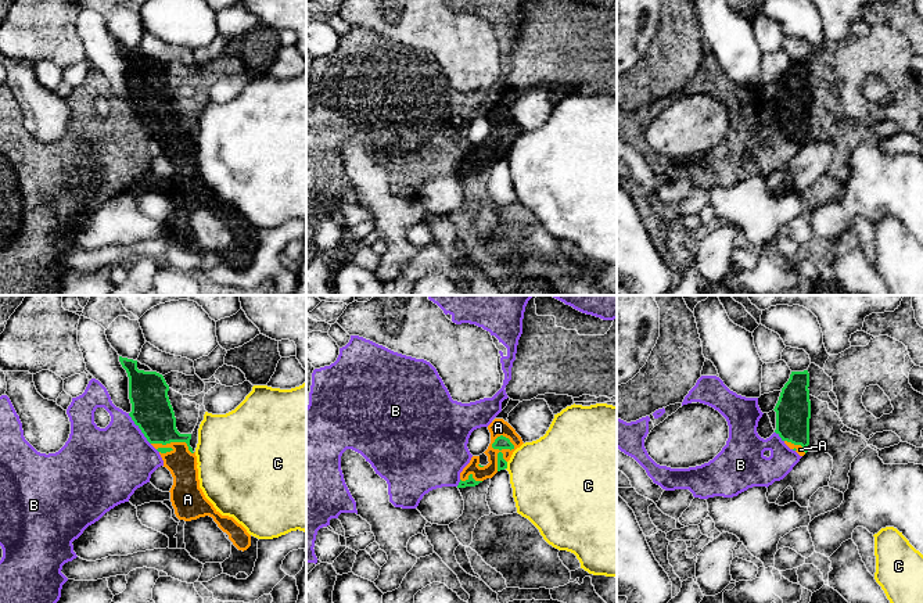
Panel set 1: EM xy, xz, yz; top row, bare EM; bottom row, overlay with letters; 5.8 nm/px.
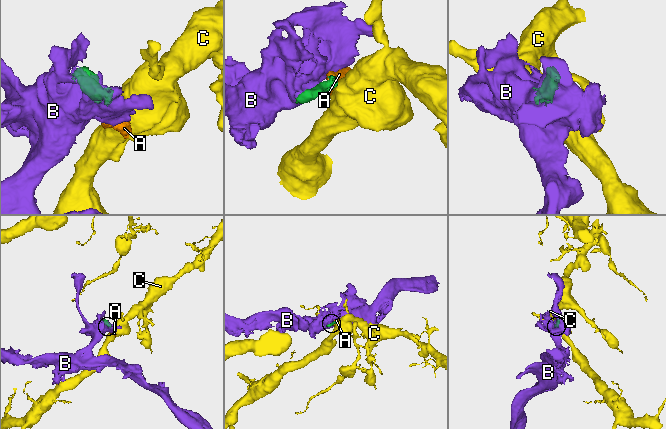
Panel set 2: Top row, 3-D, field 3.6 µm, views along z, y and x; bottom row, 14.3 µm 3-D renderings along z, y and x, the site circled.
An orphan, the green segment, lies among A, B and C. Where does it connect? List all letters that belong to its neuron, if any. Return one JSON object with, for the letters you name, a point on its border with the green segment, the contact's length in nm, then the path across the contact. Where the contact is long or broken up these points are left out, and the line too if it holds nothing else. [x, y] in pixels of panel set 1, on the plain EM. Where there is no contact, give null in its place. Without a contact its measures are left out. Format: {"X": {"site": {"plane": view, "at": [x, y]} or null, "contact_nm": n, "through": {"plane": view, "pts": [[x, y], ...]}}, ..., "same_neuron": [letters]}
{"A": {"site": {"plane": "xz", "at": [499, 139]}, "contact_nm": 220, "through": {"plane": "xz", "pts": [[500, 132], [499, 139], [492, 136], [498, 117]]}}, "same_neuron": ["A"]}

